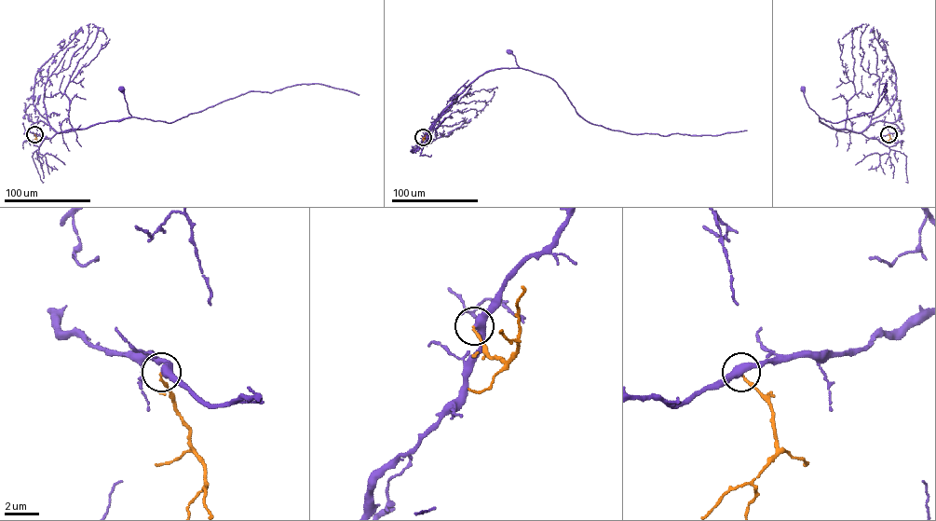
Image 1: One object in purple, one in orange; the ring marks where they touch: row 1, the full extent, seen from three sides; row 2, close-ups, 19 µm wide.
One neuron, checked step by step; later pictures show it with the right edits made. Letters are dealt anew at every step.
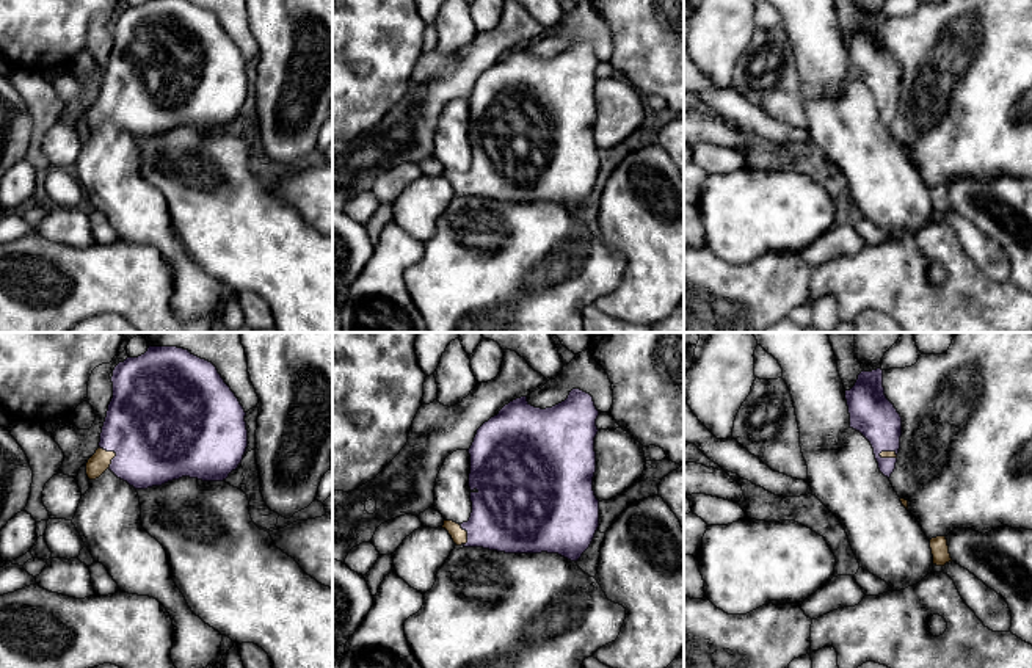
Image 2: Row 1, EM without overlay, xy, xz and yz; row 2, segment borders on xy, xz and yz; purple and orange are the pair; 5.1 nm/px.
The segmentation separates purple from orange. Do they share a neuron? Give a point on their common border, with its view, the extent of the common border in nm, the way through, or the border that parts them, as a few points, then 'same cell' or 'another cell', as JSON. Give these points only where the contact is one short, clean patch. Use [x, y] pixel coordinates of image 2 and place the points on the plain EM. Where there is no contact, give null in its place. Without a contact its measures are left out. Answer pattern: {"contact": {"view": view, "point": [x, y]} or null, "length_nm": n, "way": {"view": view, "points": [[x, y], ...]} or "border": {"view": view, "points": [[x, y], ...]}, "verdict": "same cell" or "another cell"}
{"contact": {"view": "xy", "point": [115, 101]}, "length_nm": 130, "way": {"view": "xy", "points": [[156, 74], [137, 93], [115, 101], [101, 108]]}, "verdict": "same cell"}

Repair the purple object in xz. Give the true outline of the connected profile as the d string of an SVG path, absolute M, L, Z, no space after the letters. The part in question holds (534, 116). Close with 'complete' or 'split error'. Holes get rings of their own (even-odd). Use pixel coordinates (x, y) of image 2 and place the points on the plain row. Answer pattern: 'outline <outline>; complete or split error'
outline M572 38L565 50L546 58L532 55L527 45L516 47L485 71L467 99L471 166L442 174L453 191L505 202L558 202L577 210L599 176L599 149L593 140L598 64L593 45Z; split error

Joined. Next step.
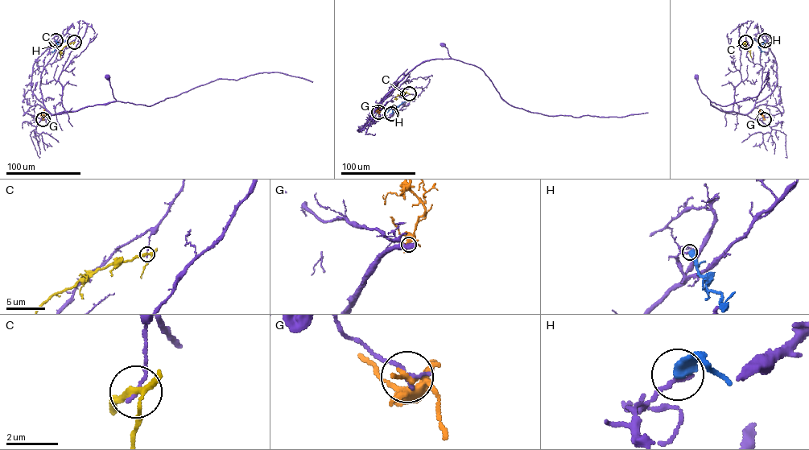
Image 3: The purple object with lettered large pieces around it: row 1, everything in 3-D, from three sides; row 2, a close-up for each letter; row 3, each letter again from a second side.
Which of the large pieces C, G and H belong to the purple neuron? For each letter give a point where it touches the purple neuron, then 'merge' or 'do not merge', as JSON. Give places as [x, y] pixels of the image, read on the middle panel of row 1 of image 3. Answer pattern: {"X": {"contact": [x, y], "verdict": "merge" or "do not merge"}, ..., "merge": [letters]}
{"C": {"contact": [409, 93], "verdict": "do not merge"}, "G": {"contact": [378, 112], "verdict": "do not merge"}, "H": {"contact": [391, 113], "verdict": "do not merge"}, "merge": []}

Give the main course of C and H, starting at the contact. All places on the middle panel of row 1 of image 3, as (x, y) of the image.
C: (409, 93), (398, 95), (396, 100)
H: (390, 113), (394, 108), (405, 101)

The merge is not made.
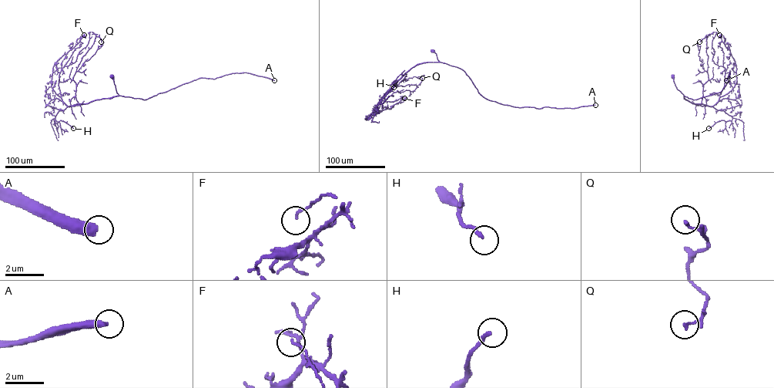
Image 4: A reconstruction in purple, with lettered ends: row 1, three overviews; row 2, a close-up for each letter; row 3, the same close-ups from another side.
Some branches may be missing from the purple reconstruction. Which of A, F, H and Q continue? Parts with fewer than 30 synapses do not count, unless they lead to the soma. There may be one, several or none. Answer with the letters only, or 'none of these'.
A

